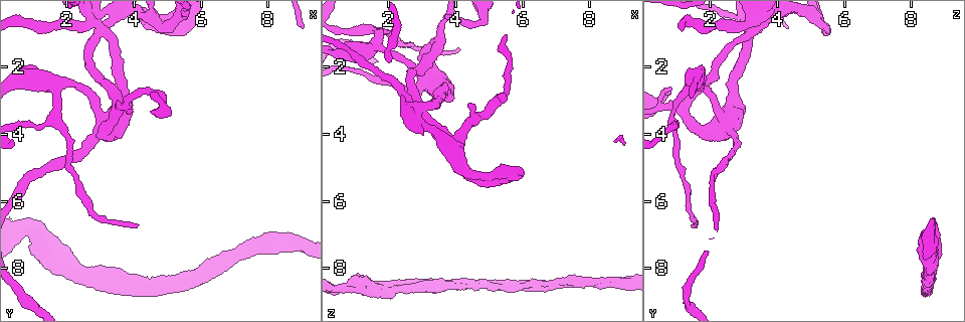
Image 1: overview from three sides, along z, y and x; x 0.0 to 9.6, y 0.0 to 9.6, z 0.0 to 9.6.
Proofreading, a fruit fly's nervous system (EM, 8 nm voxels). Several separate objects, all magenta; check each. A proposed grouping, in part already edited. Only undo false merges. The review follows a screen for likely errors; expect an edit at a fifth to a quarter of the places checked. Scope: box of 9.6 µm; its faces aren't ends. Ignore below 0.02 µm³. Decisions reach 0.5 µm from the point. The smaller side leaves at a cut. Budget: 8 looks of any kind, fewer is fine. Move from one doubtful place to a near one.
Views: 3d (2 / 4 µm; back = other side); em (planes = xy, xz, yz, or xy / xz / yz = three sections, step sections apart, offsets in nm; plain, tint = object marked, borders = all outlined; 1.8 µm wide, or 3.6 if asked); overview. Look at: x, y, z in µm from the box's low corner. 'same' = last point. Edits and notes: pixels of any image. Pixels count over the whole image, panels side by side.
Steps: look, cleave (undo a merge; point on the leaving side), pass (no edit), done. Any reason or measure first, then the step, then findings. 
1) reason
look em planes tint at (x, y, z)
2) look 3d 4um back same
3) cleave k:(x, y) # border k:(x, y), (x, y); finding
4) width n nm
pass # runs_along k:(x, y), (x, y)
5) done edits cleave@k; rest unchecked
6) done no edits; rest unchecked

four-way junction
look em planes borders at (3.05, 0.90, 3.30)

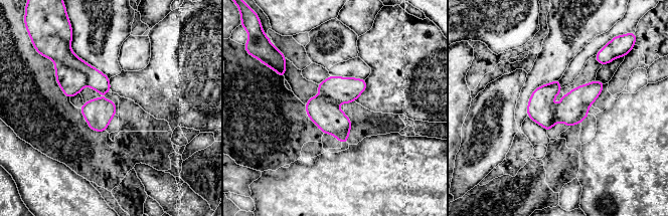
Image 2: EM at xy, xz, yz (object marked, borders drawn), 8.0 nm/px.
width 220 nm
pass # runs_along 2:(600, 84), (566, 112), (529, 112); continuous, no second neuron

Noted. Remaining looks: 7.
look em yz step 4 tint at (2.85, 8.30, 8.45)

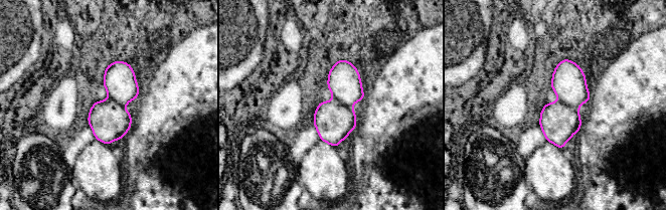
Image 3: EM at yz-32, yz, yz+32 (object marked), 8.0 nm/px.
width 320 nm
pass # all the same neuron

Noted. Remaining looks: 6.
done no edits; rest unchecked

